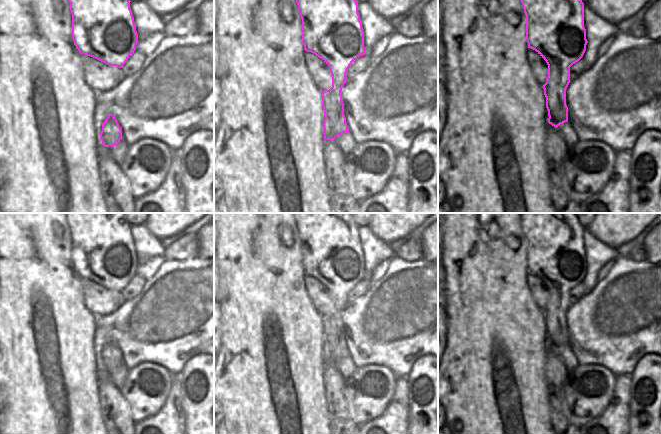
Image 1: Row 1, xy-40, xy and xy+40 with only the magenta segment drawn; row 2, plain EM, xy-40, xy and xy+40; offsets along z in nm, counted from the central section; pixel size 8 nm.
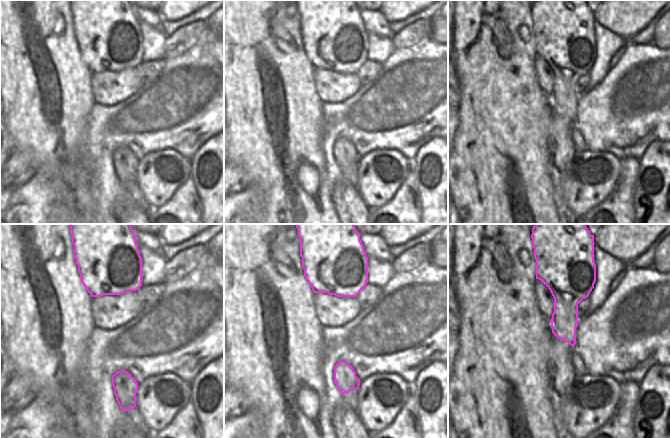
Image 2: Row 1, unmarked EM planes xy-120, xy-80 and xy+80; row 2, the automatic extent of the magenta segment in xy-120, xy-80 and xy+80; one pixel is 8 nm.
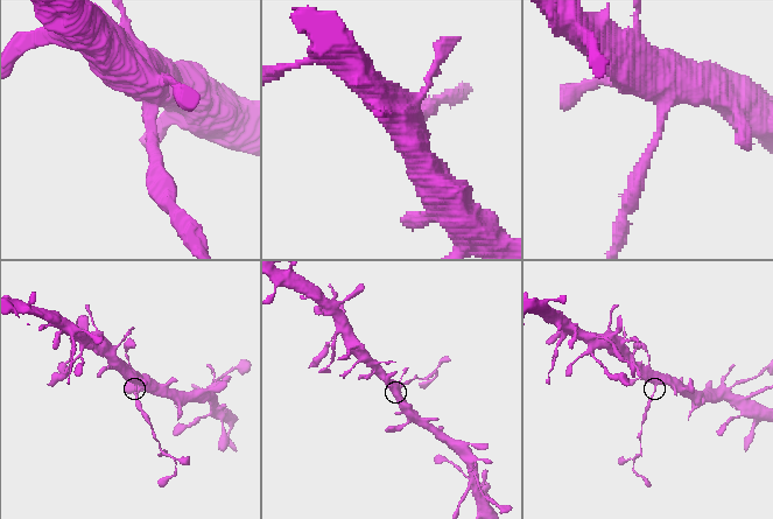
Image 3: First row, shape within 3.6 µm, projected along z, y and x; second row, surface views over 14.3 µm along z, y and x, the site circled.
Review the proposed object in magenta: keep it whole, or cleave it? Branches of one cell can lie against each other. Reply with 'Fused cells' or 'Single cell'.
Fused cells.

